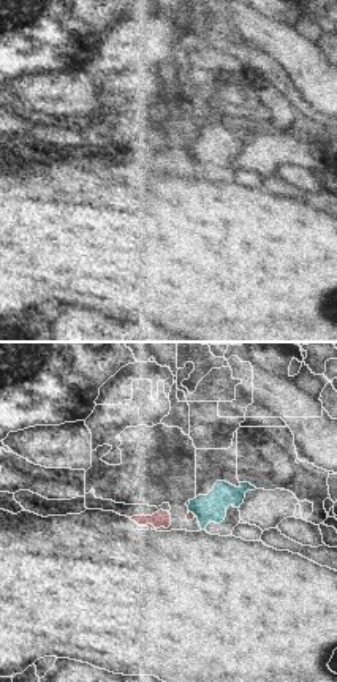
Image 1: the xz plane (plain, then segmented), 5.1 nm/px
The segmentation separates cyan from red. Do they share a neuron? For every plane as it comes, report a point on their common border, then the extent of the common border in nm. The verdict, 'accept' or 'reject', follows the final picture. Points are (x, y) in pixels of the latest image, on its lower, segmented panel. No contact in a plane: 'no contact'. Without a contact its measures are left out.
(192, 511) | 50 nm

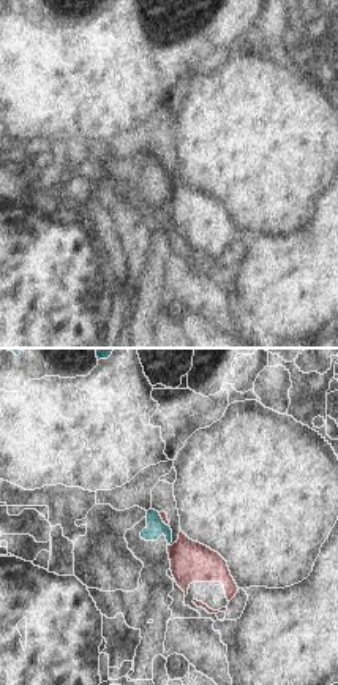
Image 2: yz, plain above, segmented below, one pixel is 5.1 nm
(161, 519) | 90 nm

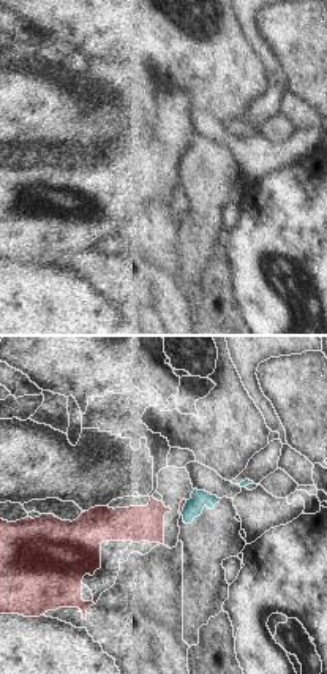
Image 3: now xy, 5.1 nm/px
(184, 507) | 70 nm

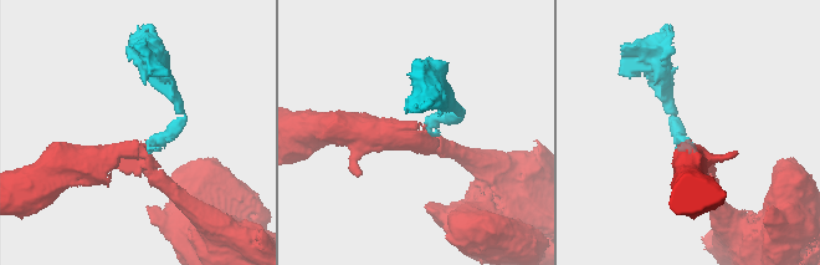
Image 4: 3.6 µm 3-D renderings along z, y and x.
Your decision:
reject

